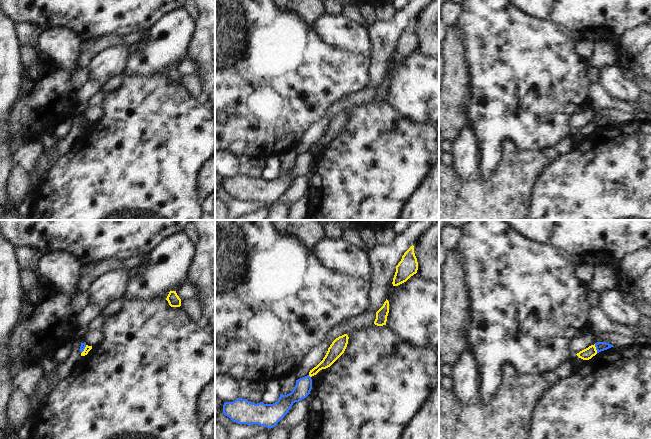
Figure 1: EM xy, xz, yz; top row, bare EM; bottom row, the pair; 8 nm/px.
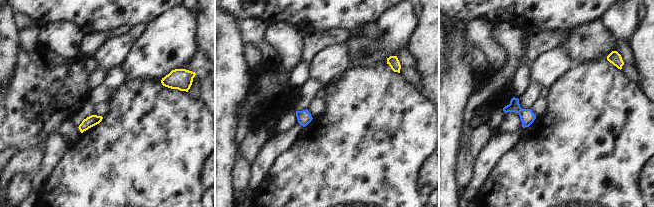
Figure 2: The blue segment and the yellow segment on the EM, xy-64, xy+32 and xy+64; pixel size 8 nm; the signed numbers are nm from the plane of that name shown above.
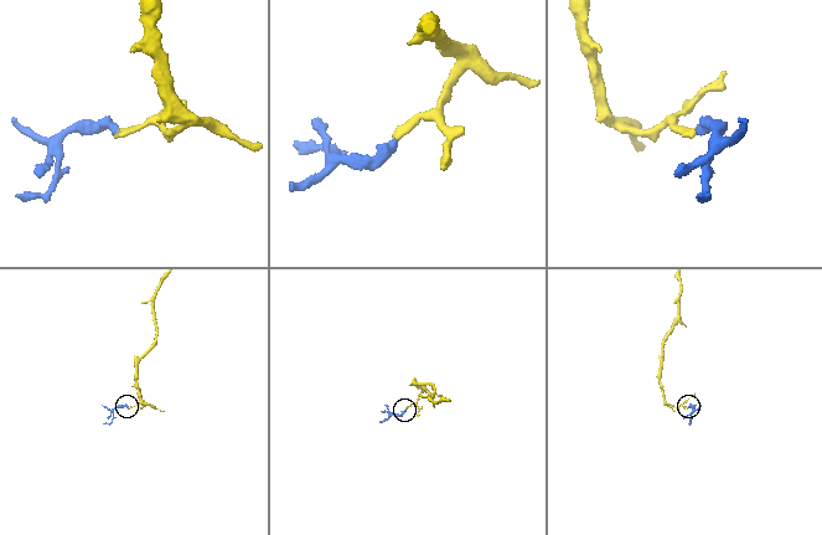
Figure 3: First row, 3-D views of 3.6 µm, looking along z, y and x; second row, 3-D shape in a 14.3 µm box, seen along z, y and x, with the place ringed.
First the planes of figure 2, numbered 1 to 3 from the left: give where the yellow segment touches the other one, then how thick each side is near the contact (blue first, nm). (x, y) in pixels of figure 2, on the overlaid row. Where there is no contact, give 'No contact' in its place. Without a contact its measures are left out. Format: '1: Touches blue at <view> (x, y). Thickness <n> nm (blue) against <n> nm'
1: No contact
2: No contact
3: No contact.

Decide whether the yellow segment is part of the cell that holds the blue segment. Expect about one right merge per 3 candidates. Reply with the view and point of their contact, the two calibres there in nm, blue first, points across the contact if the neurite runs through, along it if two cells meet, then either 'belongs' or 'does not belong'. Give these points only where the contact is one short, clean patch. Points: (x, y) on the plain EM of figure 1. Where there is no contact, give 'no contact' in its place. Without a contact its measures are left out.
contact yz (596, 124); calibres 80 and 90 nm; border yz (594, 120), (597, 128); does not belong

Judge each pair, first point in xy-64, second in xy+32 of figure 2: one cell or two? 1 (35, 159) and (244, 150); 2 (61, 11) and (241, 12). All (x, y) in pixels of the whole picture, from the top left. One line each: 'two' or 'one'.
1: one
2: one

